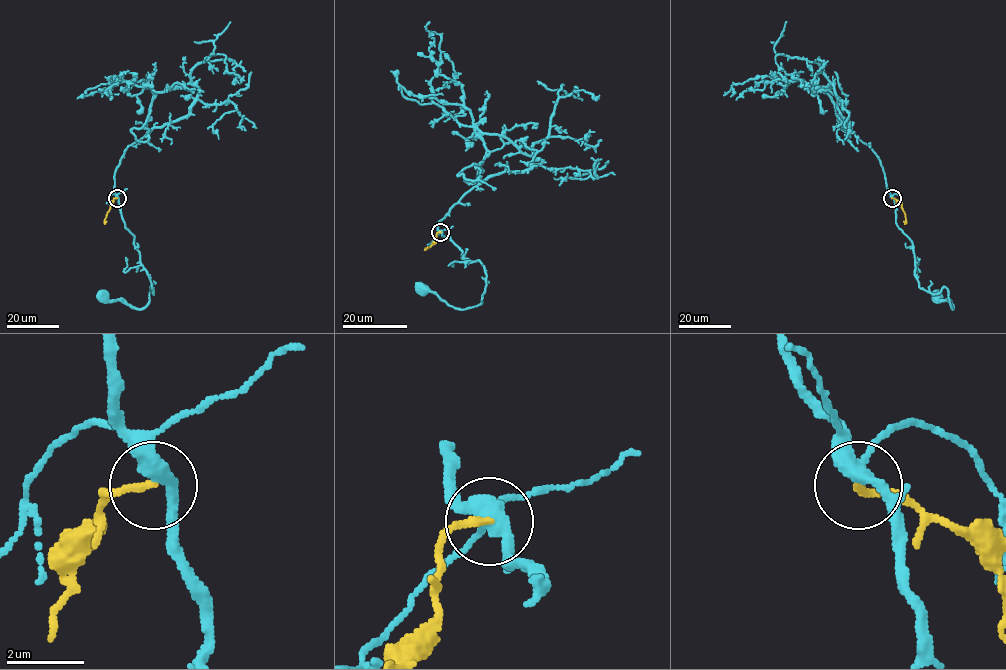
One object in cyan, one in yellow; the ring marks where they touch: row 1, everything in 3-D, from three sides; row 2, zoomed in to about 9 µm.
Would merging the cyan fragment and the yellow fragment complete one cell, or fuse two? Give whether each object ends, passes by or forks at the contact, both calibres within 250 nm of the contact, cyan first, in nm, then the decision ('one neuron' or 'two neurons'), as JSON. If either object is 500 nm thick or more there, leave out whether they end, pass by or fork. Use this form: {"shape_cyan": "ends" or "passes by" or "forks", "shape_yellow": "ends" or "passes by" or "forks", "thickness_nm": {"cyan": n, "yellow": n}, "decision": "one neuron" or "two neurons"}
{"shape_cyan": "forks", "shape_yellow": "ends", "thickness_nm": {"cyan": 360, "yellow": 170}, "decision": "two neurons"}

